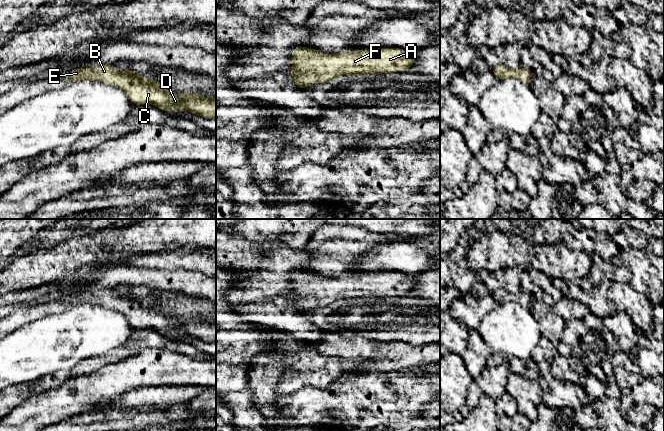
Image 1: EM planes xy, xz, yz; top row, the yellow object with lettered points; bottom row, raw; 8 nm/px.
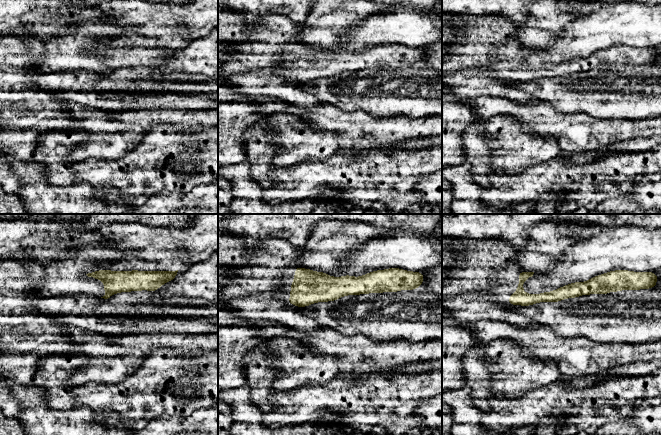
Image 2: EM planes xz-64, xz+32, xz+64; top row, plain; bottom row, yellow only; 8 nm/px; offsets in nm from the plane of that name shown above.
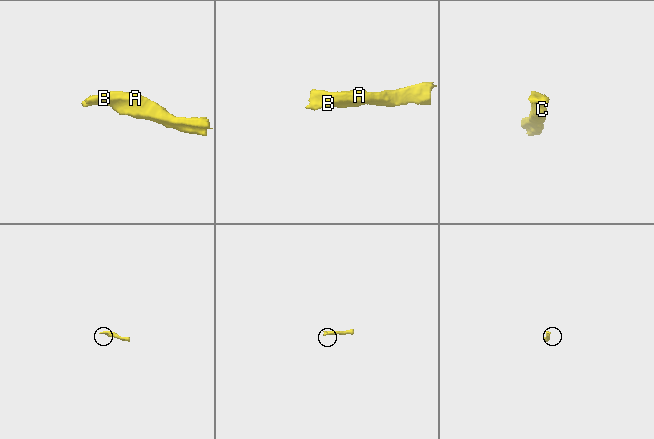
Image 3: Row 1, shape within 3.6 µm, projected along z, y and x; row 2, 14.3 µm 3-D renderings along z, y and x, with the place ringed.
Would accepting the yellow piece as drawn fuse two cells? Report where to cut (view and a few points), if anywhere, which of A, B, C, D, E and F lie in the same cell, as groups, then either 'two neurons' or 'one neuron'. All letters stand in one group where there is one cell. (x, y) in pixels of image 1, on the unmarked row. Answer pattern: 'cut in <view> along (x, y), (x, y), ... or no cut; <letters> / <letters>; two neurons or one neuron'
no cut; A B C D E F; one neuron

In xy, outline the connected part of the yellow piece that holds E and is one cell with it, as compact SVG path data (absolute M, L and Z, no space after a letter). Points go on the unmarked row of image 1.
M114 288L99 289L94 293L74 293L63 305L71 307L87 303L121 312L136 330L149 328L163 335L189 335L200 341L216 343L216 322L210 323L200 316L181 319L168 315L159 310L155 302L144 303L141 297L118 294Z

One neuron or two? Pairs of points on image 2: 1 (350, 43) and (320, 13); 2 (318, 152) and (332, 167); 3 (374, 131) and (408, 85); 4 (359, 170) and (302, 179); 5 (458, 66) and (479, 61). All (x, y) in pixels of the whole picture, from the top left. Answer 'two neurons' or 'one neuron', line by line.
1: two neurons
2: two neurons
3: two neurons
4: one neuron
5: one neuron

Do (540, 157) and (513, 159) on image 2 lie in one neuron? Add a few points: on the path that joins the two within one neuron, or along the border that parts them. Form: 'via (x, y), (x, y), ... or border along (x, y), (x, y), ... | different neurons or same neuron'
via (533, 157), (520, 157) | same neuron

